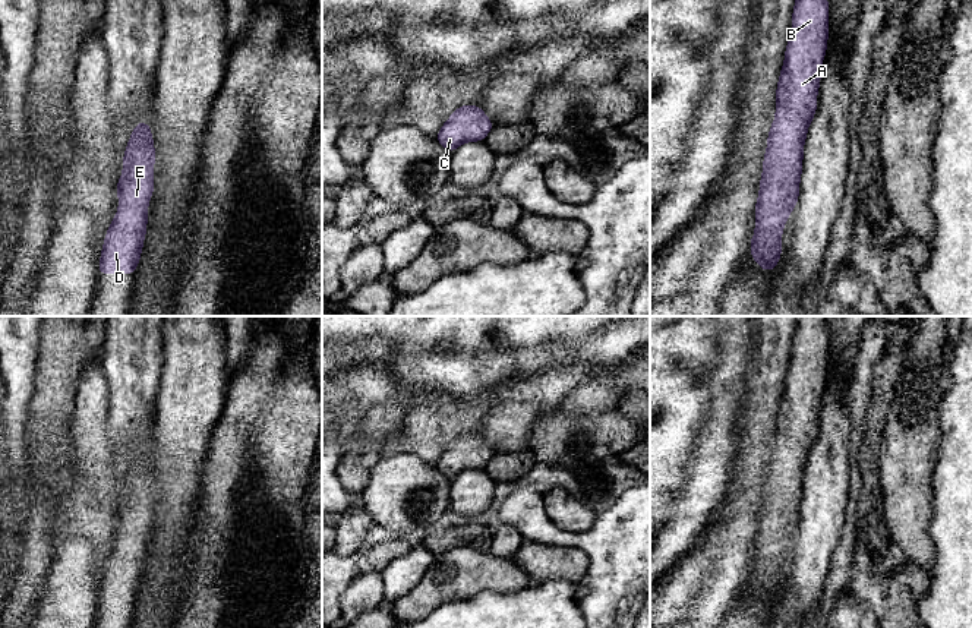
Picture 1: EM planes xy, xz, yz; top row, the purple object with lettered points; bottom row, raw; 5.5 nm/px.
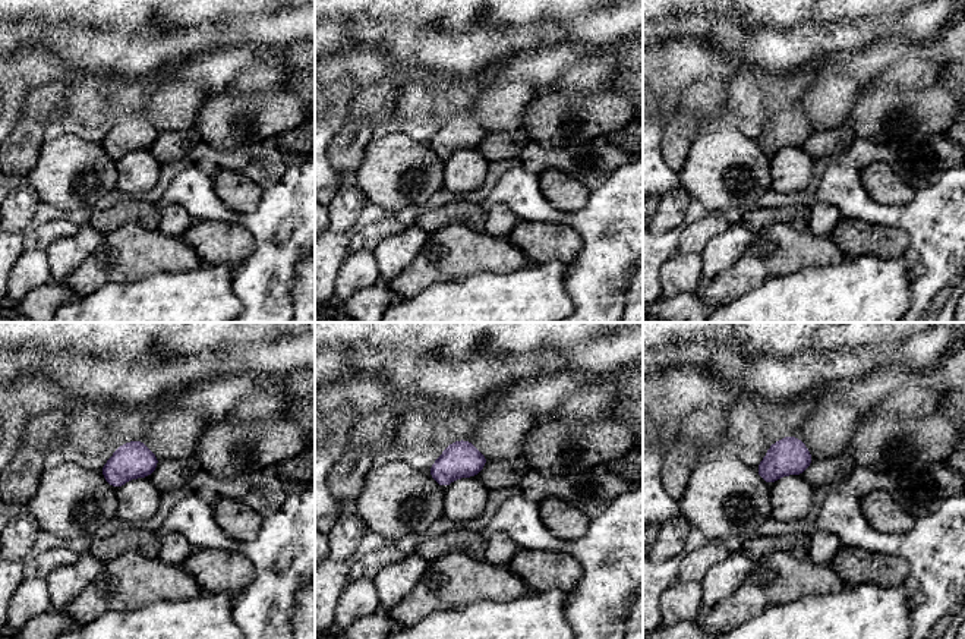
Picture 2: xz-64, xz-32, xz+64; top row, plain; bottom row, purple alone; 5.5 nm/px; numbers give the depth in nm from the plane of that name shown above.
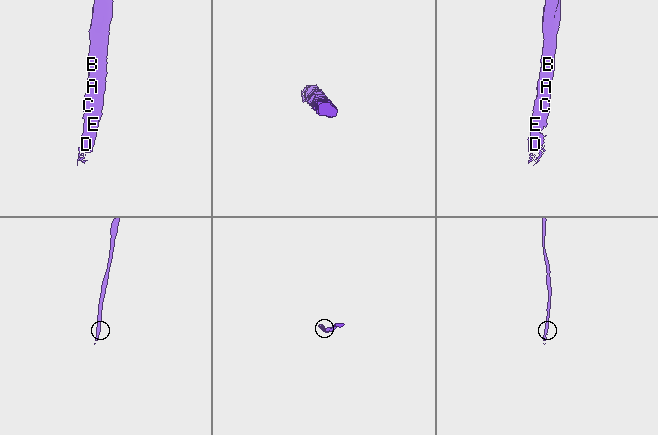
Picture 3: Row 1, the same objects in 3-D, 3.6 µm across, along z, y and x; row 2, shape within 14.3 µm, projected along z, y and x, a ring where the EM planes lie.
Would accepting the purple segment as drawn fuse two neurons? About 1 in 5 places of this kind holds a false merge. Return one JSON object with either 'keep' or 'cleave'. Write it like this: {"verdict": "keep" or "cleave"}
{"verdict": "keep"}

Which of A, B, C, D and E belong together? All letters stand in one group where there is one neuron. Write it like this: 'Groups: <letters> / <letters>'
Groups: A B C D E

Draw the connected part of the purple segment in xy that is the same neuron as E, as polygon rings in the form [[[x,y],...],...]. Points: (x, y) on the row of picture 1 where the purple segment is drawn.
[[[139,122],[123,157],[123,176],[116,183],[119,212],[113,217],[98,263],[98,275],[135,274],[148,223],[148,201],[154,195],[154,138],[151,126]]]

